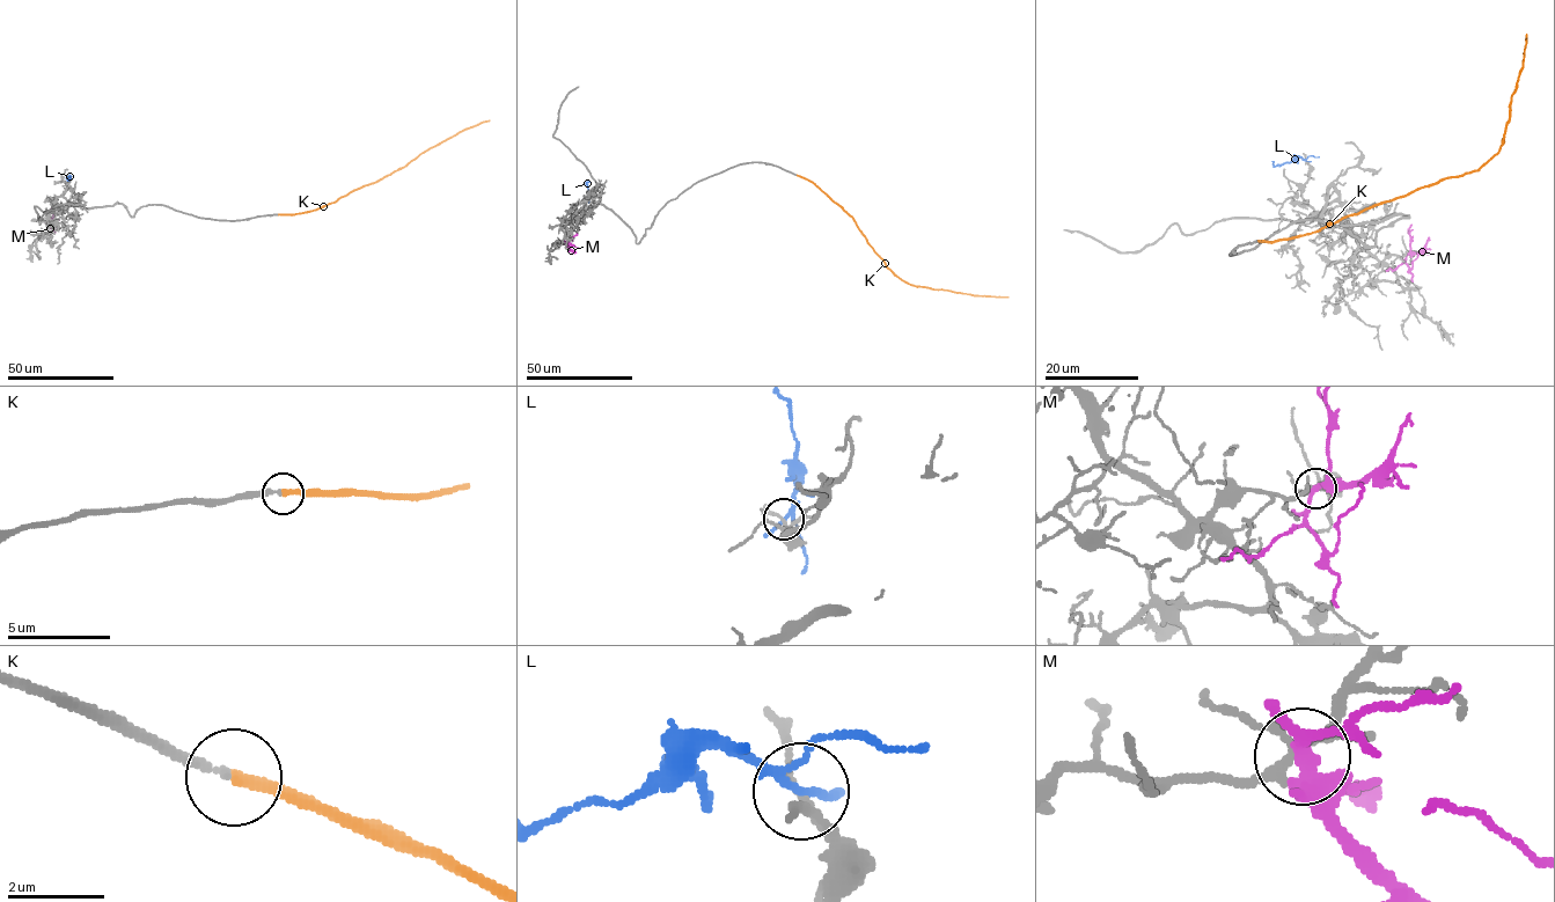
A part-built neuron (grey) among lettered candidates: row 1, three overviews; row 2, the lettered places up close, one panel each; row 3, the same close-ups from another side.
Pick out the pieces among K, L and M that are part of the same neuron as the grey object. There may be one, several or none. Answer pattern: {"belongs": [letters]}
{"belongs": ["K"]}

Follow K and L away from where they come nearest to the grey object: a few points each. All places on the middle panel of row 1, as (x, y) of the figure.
K: (797, 175), (813, 182), (842, 207), (886, 265), (904, 281), (977, 295), (1009, 296)
L: (587, 197), (586, 183), (589, 181)

